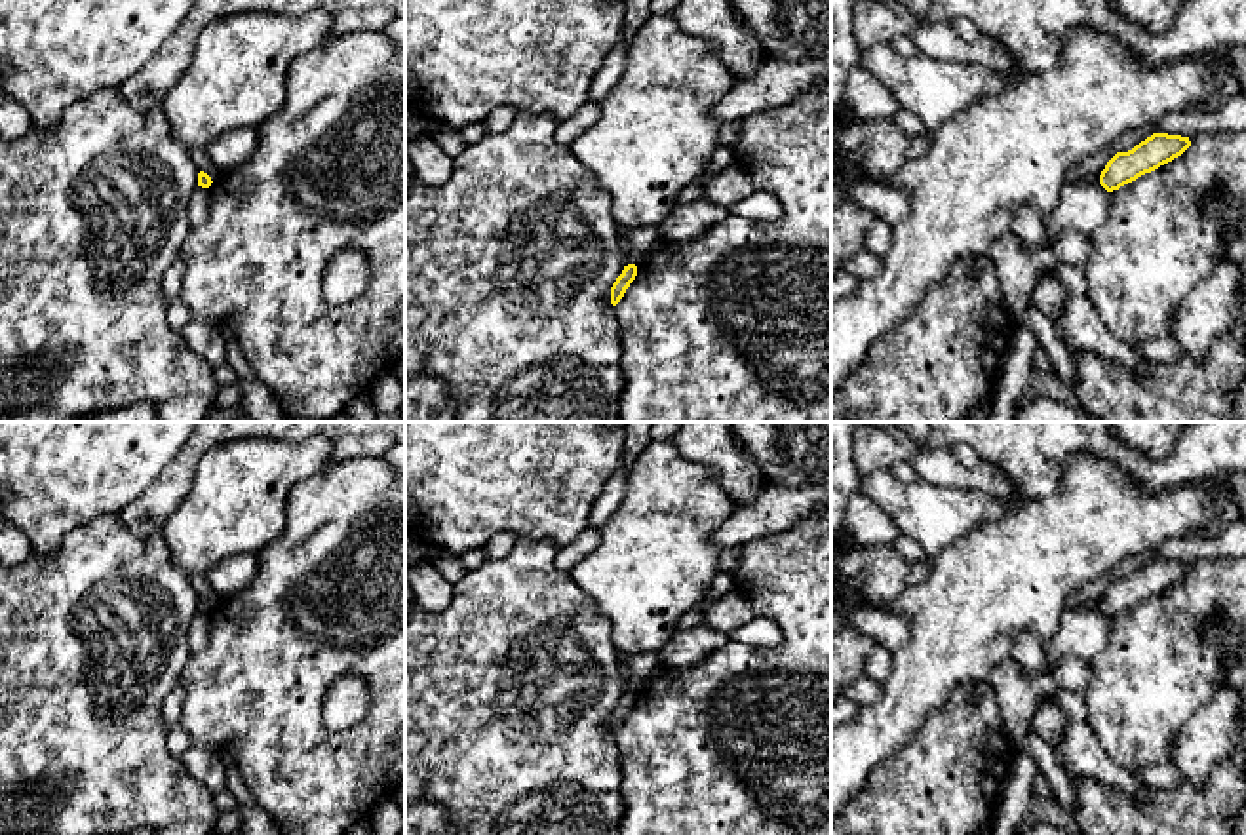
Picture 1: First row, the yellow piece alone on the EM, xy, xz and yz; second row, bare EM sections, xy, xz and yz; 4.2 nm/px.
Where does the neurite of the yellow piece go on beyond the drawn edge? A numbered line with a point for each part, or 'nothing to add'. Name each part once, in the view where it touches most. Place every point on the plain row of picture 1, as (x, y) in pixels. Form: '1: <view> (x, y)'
nothing to add

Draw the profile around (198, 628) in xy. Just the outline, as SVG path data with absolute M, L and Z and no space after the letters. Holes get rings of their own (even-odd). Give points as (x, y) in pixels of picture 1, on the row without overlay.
M198 612L188 628L190 651L196 652L205 647L207 641L207 614Z

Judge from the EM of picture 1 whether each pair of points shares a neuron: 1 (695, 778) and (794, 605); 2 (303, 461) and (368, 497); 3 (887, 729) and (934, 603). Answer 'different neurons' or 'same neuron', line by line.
1: same neuron
2: different neurons
3: same neuron

